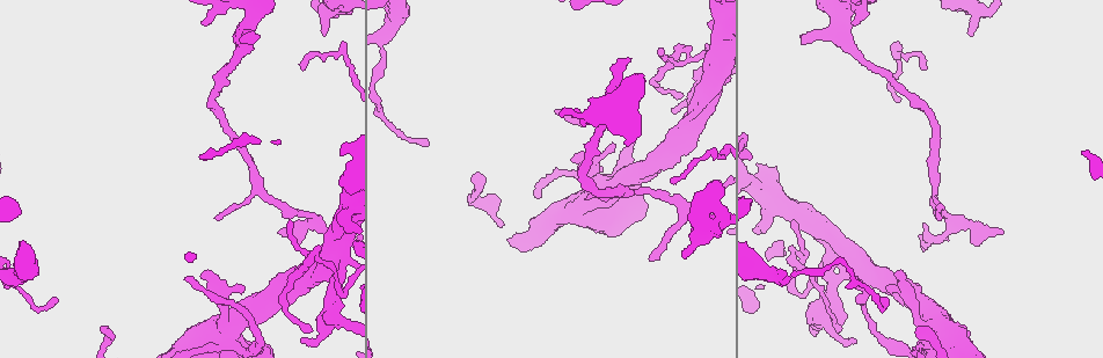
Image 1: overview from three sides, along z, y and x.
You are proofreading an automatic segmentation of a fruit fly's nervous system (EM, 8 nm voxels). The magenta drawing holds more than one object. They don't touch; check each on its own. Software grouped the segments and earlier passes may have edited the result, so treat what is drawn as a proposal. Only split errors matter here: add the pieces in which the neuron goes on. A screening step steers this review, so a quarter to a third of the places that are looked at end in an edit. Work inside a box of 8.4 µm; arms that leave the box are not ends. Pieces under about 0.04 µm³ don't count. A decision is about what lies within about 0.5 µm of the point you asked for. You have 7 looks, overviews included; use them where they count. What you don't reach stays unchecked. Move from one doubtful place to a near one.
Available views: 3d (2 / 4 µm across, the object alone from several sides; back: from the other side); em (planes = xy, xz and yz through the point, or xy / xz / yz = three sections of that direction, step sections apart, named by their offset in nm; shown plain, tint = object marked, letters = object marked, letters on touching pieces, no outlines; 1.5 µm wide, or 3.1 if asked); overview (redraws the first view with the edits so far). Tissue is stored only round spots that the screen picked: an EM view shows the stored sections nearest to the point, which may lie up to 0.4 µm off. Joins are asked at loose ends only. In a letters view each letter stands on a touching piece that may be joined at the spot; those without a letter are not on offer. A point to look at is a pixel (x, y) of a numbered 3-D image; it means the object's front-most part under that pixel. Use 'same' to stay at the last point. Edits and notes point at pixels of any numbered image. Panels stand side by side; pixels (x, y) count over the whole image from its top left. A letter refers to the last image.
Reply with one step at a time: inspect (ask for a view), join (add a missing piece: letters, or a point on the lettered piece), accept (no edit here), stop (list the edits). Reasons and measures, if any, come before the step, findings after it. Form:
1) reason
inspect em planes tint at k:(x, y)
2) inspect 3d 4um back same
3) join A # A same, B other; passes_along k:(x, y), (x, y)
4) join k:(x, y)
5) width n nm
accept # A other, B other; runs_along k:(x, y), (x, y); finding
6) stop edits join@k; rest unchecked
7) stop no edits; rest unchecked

thick end
inspect 3d 2um at 1:(973, 33)

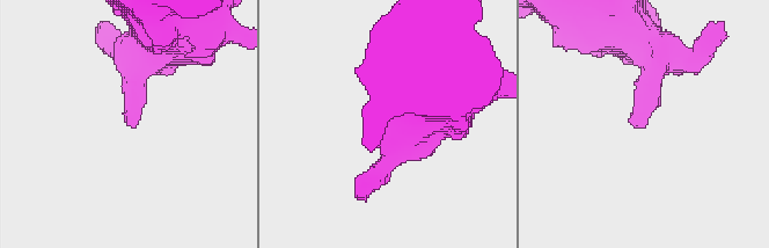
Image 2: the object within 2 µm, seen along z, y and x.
inspect em planes plain at 2:(132, 128)

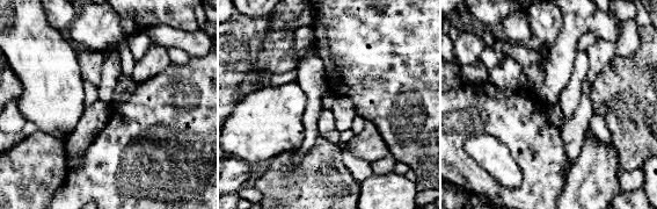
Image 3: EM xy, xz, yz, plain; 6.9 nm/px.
see the neighbours
inspect em planes letters same

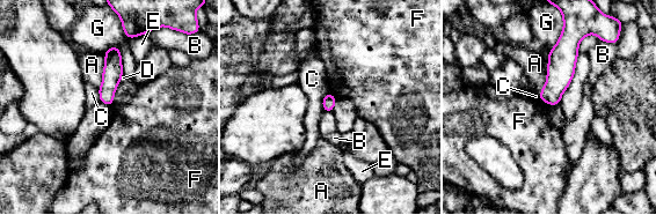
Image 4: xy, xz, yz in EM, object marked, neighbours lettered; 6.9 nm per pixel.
accept # A other, B other, C other, D other, E other, F other, G other; runs_along 4:(115, 50), (109, 83), (109, 102); none of them fits

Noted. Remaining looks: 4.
free end
inspect em yz step 4 letters at 1:(802, 35)

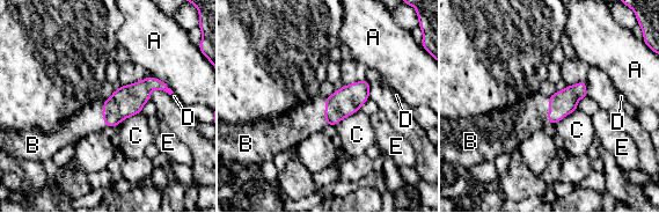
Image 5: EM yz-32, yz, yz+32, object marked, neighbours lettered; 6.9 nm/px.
inspect em planes letters same

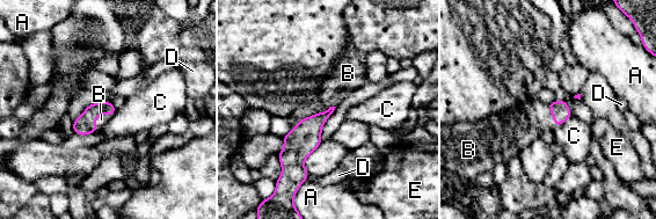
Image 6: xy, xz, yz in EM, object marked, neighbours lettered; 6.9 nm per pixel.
join B # A other, B same, C other, D other, E other; it goes on there

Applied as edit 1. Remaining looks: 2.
thin end
inspect 3d 2um at 1:(291, 223)

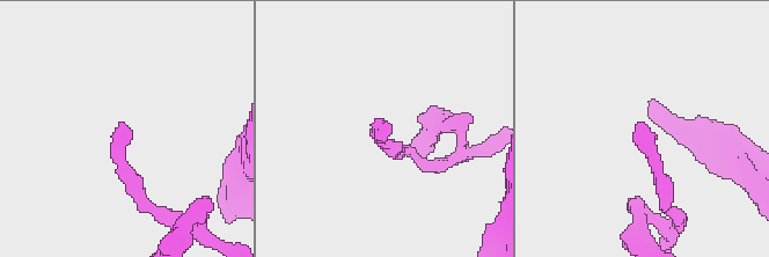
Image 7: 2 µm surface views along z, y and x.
shape alone is not enough
inspect em planes letters at 7:(126, 128)

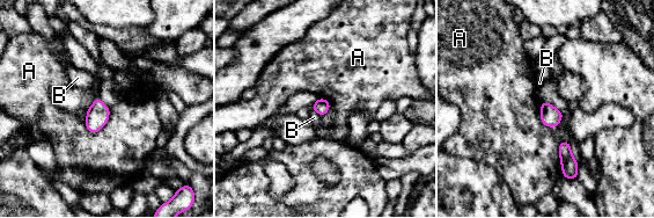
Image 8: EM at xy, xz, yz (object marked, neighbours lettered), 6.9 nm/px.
accept # A other, B other; border 8:(539, 102), (539, 120), (557, 126); none of them fits

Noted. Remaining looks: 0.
stop edits join@6; rest unchecked

